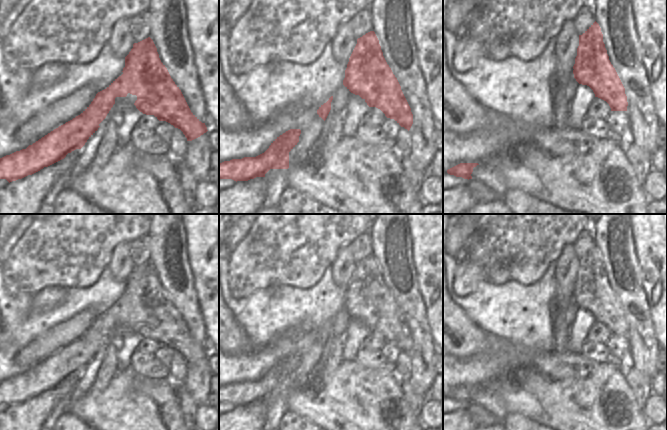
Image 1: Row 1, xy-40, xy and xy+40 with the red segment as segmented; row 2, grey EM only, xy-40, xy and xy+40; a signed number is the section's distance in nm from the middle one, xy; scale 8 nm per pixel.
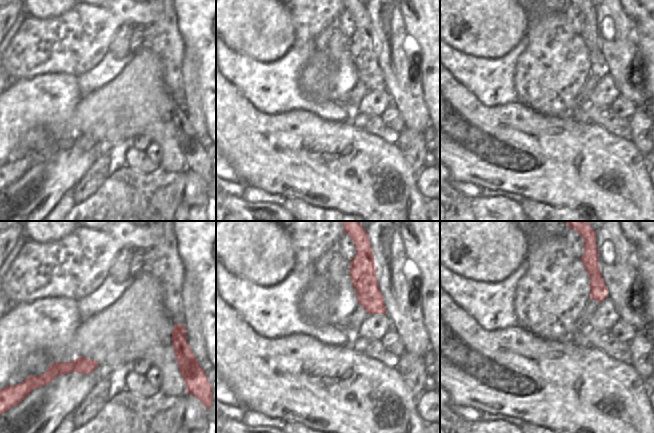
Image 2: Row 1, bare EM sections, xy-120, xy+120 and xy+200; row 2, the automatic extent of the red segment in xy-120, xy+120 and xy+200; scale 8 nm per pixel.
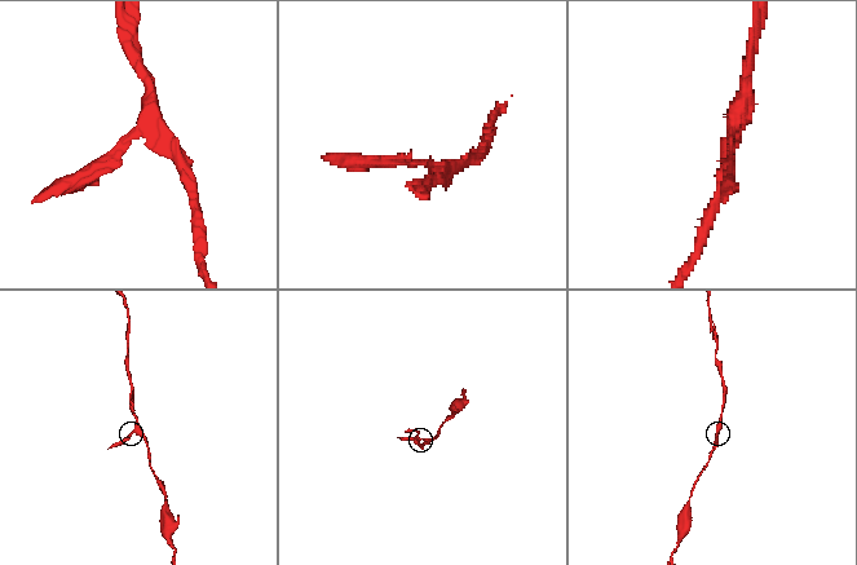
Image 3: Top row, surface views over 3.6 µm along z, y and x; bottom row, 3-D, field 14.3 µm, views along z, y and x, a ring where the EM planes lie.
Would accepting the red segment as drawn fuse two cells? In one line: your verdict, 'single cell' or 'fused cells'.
fused cells

